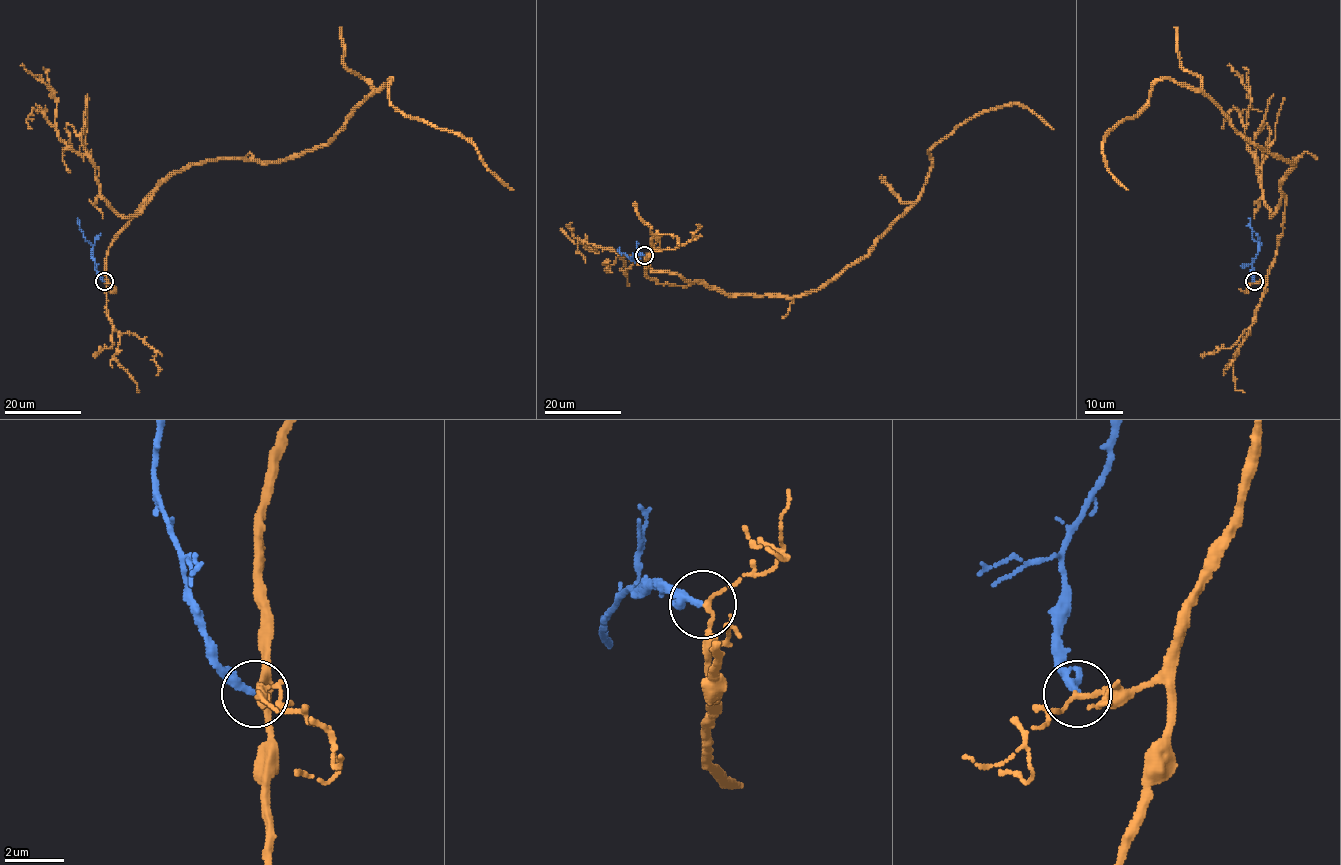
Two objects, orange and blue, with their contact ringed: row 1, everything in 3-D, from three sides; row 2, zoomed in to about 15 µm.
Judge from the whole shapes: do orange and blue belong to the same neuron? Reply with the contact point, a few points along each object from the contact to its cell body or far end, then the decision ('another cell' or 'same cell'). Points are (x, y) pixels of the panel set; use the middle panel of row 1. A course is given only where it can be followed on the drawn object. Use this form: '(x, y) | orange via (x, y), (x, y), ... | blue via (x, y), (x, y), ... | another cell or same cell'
(644, 255) | orange via (645, 255), (657, 283), (799, 296), (865, 256), (920, 194), (930, 150), (968, 120), (1014, 103), (1053, 129) | blue via (645, 255), (635, 253), (631, 260), (617, 250) | same cell

